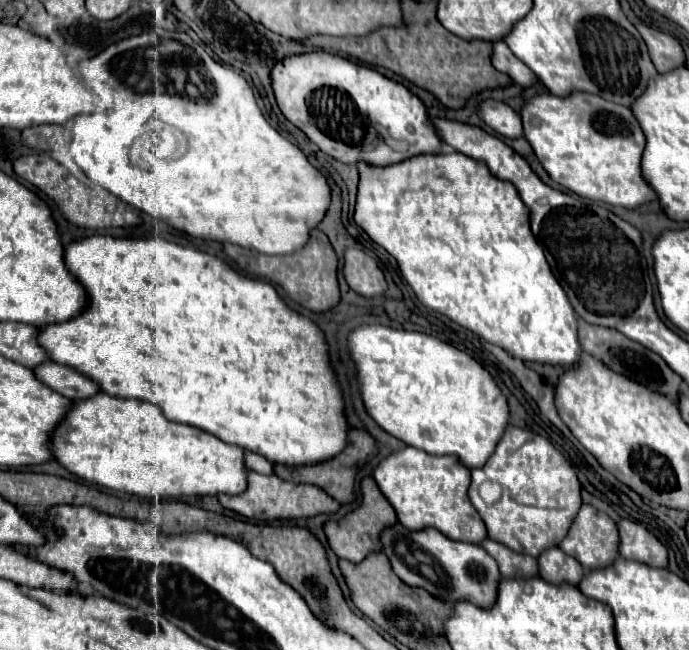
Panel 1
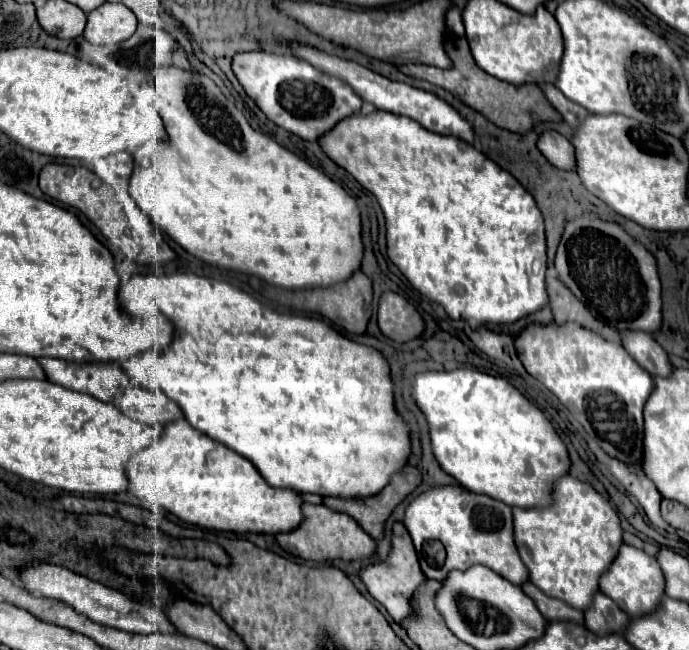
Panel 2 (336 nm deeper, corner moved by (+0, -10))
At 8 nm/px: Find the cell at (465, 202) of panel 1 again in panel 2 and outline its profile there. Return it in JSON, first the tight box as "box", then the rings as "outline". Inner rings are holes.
{"box":[319,112,549,330],"outline":[[[373,112],[369,116],[353,116],[353,120],[345,120],[345,124],[337,124],[337,130],[329,132],[329,136],[323,136],[319,140],[319,146],[323,152],[341,168],[345,168],[365,190],[369,190],[385,216],[385,238],[387,238],[387,256],[391,262],[401,270],[401,274],[411,282],[413,288],[417,288],[423,296],[429,300],[441,304],[449,318],[453,320],[465,320],[473,330],[485,326],[485,324],[509,324],[515,320],[521,320],[529,314],[535,314],[537,310],[545,308],[549,304],[547,288],[545,288],[545,270],[547,270],[547,254],[545,254],[545,234],[543,234],[543,216],[533,200],[533,196],[503,168],[499,168],[493,160],[489,160],[485,154],[481,154],[477,148],[467,144],[461,138],[455,136],[441,136],[433,134],[415,120],[403,118],[403,116],[389,116],[389,112]]]}

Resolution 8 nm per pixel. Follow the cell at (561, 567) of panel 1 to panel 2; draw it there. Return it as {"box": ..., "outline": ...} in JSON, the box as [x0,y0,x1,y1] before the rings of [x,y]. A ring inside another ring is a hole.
{"box":[583,592,629,634],"outline":[[[597,592],[589,604],[589,608],[583,612],[585,614],[585,628],[589,628],[595,634],[609,634],[617,632],[623,634],[629,616],[605,594]]]}

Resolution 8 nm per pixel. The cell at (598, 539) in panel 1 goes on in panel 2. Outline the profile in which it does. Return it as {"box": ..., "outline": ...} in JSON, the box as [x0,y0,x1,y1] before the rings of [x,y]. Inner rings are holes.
{"box":[599,544,665,616],"outline":[[[621,544],[609,570],[603,572],[603,576],[599,578],[599,588],[603,594],[607,594],[611,600],[615,600],[617,606],[623,612],[627,612],[629,616],[639,616],[639,614],[651,612],[651,608],[655,608],[665,594],[663,580],[661,580],[661,568],[657,564],[657,560],[629,544]]]}

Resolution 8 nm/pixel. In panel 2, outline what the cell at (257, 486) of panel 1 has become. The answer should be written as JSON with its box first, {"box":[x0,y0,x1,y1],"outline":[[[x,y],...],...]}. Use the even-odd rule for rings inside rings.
{"box":[275,504,375,562],"outline":[[[303,504],[301,512],[303,512],[303,522],[295,530],[275,534],[275,540],[283,550],[301,556],[305,560],[317,560],[317,562],[333,558],[357,560],[371,556],[375,552],[375,540],[369,534],[365,534],[365,530],[351,516],[313,504]]]}

